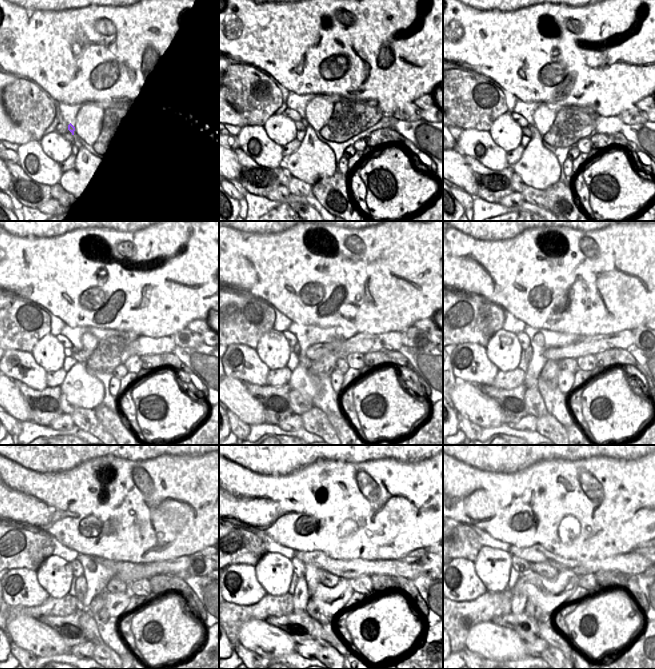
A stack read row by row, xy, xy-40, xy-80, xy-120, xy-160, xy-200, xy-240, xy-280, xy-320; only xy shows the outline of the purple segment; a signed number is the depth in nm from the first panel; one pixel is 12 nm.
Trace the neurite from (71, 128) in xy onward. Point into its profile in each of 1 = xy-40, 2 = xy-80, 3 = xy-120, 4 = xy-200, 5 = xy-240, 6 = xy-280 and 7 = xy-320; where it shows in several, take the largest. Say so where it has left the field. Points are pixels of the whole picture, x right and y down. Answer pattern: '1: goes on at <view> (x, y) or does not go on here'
1: goes on at xy-40 (294, 116)
2: goes on at xy-80 (518, 118)
3: goes on at xy-120 (67, 341)
4: goes on at xy-200 (524, 341)
5: goes on at xy-240 (77, 569)
6: goes on at xy-280 (299, 567)
7: goes on at xy-320 (519, 564)

